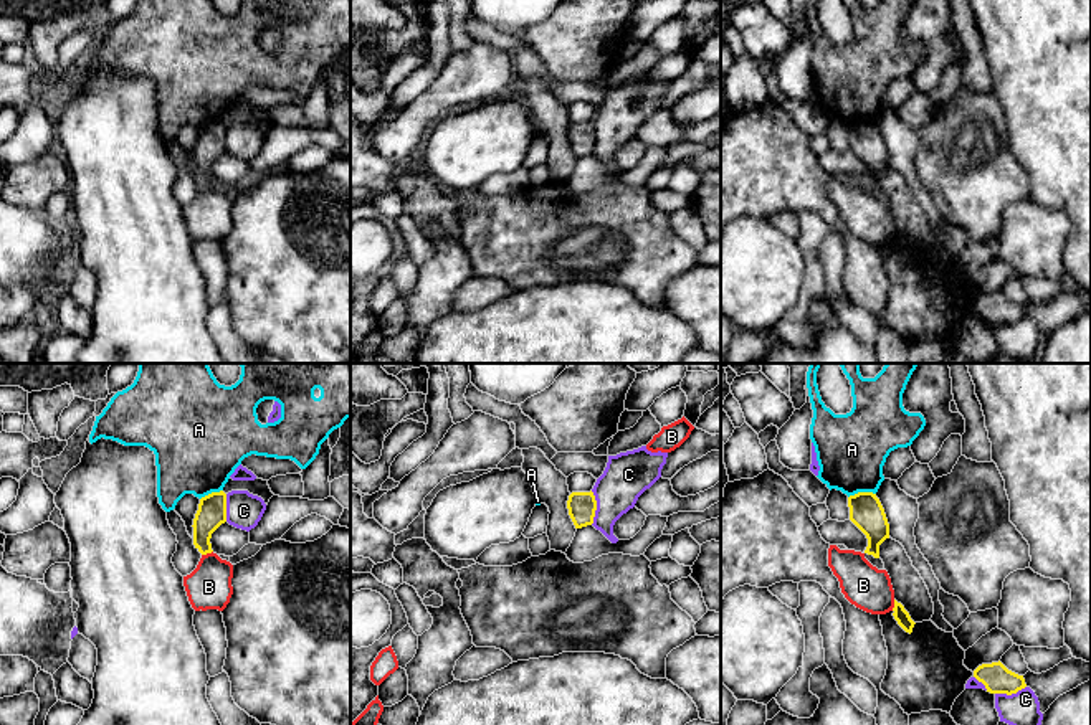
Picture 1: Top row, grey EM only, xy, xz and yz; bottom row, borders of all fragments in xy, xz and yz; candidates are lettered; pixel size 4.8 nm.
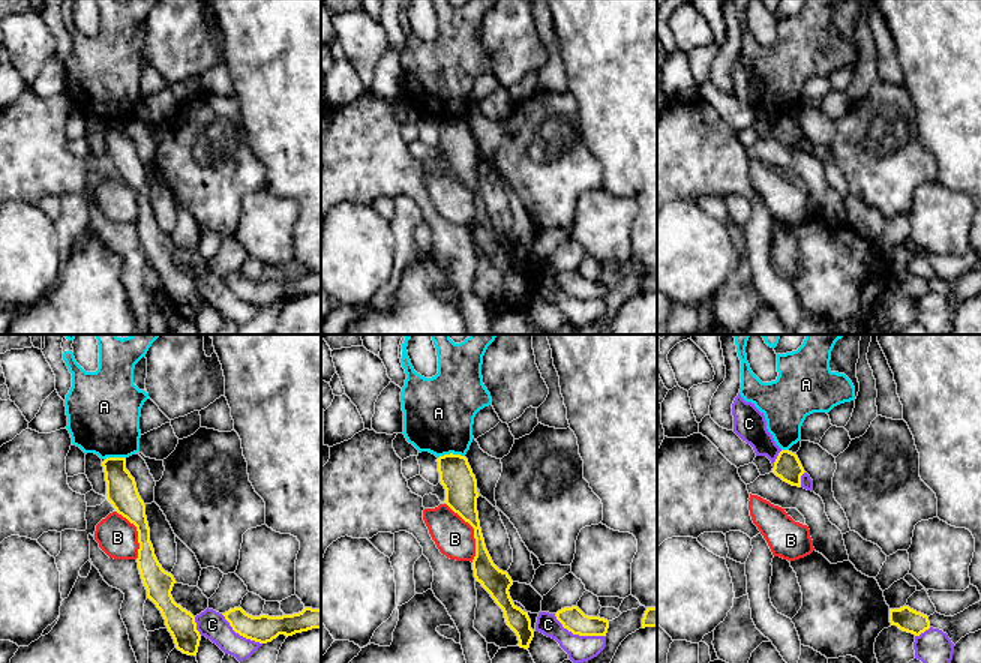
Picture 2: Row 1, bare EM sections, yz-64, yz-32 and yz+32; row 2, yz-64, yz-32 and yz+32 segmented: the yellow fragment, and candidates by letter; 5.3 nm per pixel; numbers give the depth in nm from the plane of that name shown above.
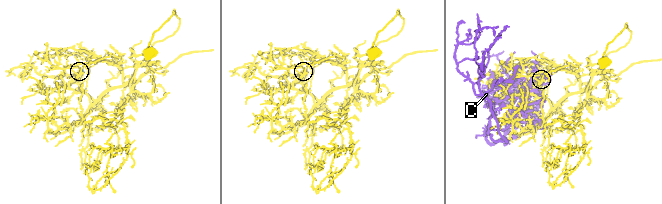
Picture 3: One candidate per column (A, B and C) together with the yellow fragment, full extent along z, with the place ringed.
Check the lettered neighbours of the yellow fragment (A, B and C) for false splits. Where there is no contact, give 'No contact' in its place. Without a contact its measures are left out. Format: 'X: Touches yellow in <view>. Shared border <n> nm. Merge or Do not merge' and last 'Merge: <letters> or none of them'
A: Touches yellow in yz. Shared border 140 nm. Do not merge
B: Touches yellow in xy. Shared border 60 nm. Do not merge
C: Touches yellow in xz. Shared border 170 nm. Do not merge
Merge: none of them

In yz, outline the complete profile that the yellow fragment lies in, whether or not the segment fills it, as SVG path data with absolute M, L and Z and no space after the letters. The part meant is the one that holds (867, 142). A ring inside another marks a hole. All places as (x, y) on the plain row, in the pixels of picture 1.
M858 122L848 127L850 150L866 165L865 183L879 188L879 175L889 168L889 154L884 139L873 122Z

